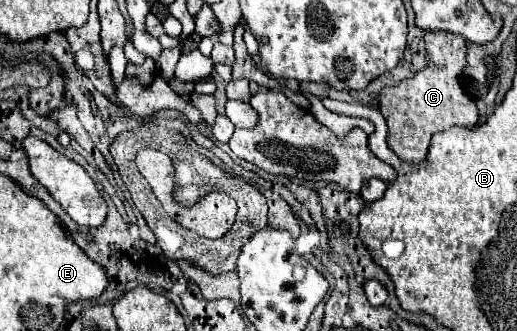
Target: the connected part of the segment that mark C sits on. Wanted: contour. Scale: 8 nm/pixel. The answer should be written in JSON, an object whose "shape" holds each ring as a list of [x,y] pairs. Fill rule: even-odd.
{"shape":[[[429,31],[425,35],[425,49],[433,65],[429,65],[423,73],[417,73],[415,77],[399,83],[397,87],[387,87],[381,91],[379,111],[383,111],[383,117],[387,121],[389,133],[387,133],[387,145],[389,149],[407,163],[417,165],[425,159],[429,153],[429,143],[433,133],[463,125],[473,127],[479,119],[475,101],[463,87],[463,65],[465,65],[465,39],[461,35],[453,33],[433,33]]]}

